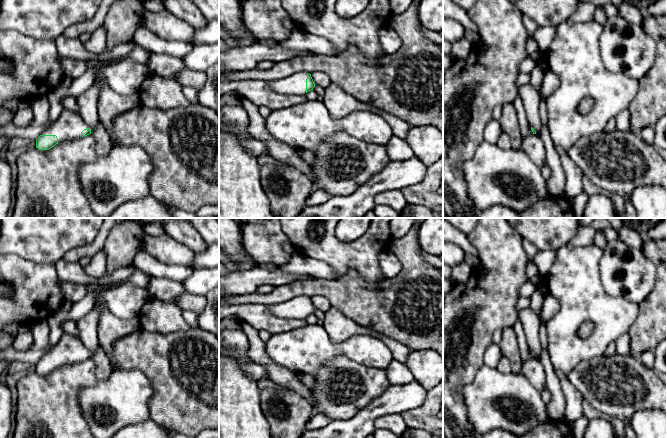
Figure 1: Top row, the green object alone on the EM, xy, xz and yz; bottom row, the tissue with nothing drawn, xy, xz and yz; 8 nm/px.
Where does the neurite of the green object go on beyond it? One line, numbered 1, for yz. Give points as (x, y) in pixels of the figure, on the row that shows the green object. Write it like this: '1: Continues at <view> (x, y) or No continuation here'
1: No continuation here

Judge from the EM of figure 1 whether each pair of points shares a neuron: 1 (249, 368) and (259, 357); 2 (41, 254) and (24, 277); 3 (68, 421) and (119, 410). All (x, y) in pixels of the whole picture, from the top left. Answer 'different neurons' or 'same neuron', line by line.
1: different neurons
2: different neurons
3: different neurons

